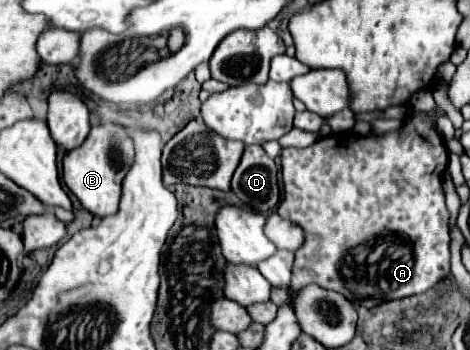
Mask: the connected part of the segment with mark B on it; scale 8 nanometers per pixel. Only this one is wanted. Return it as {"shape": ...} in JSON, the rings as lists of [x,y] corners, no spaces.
{"shape":[[[97,124],[91,128],[89,138],[63,158],[63,180],[67,188],[79,198],[85,210],[97,218],[107,218],[119,212],[121,180],[125,178],[133,160],[133,142],[125,134],[123,126]]]}

